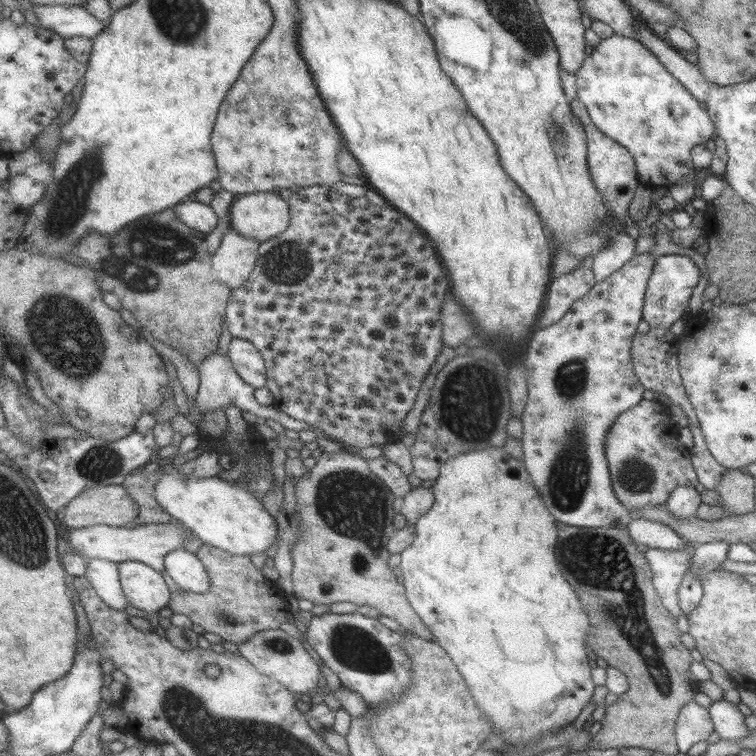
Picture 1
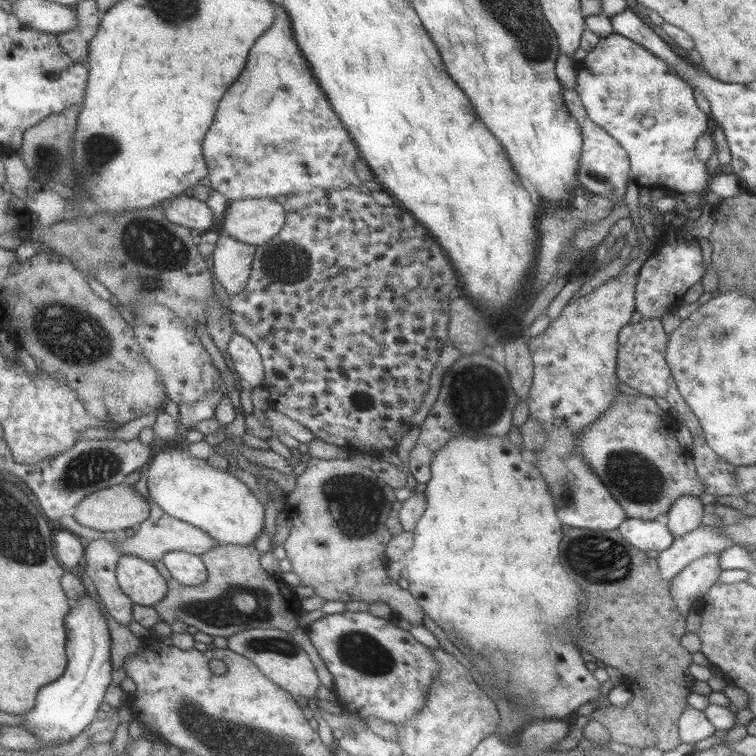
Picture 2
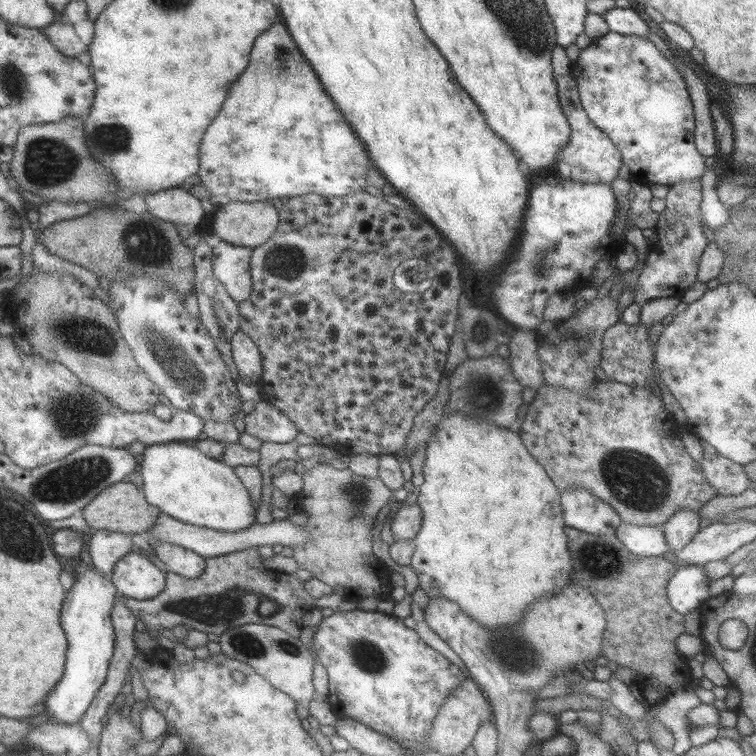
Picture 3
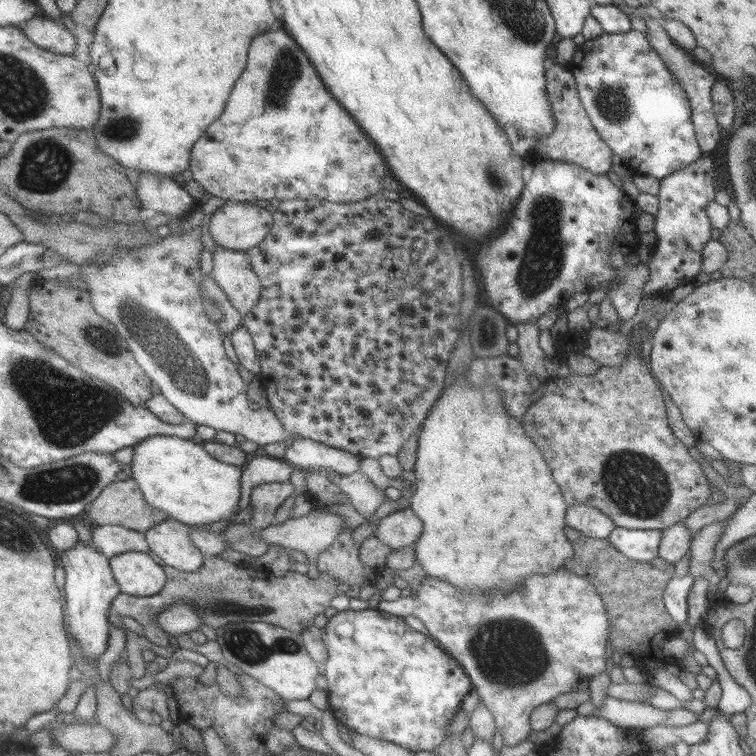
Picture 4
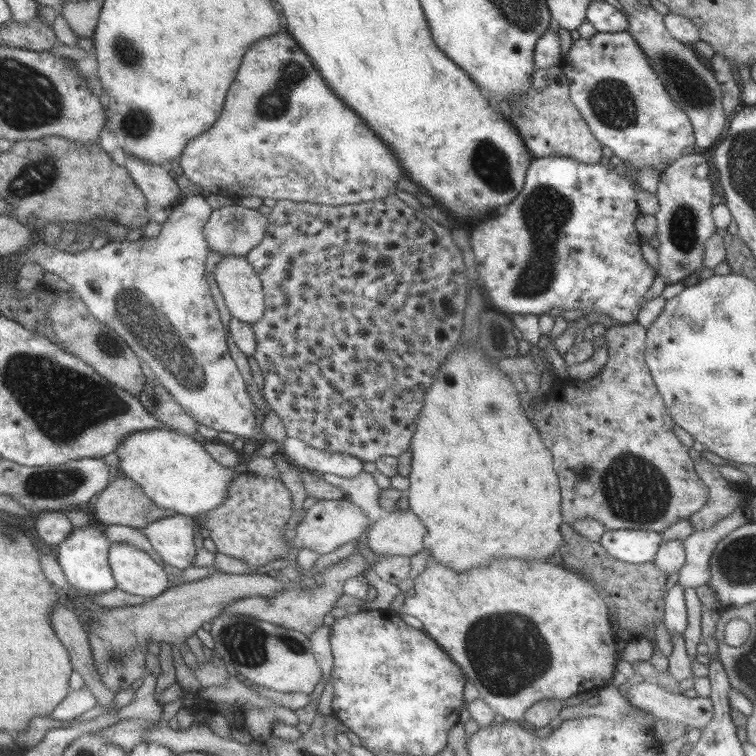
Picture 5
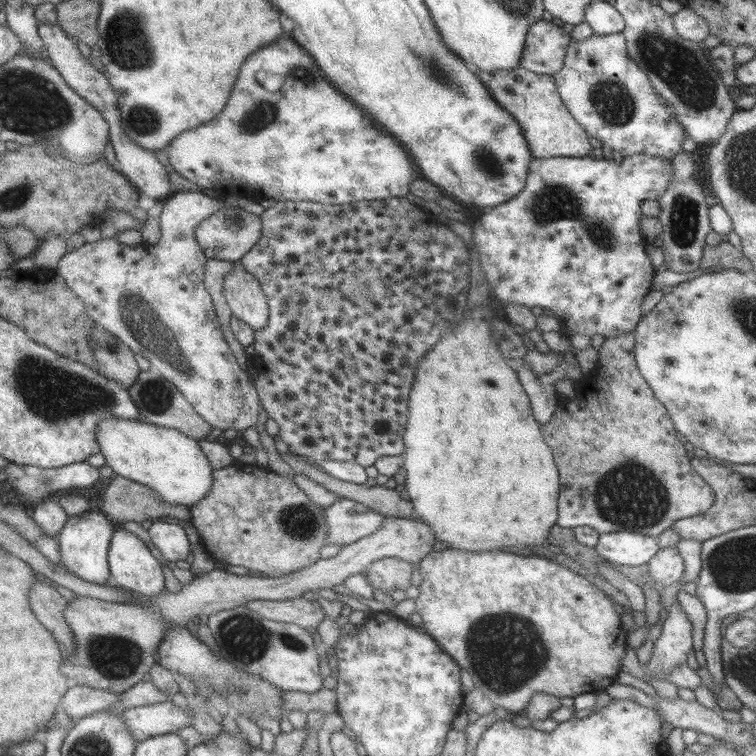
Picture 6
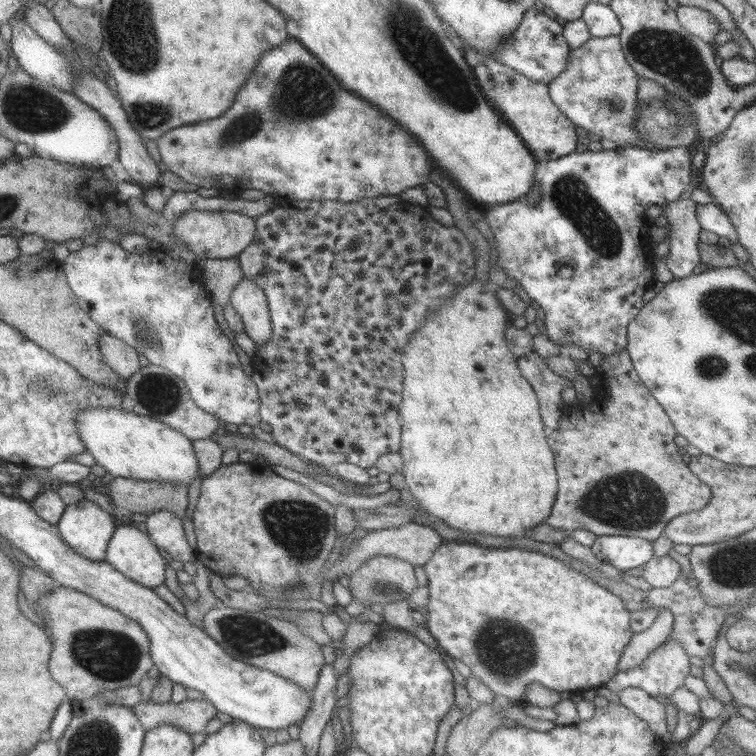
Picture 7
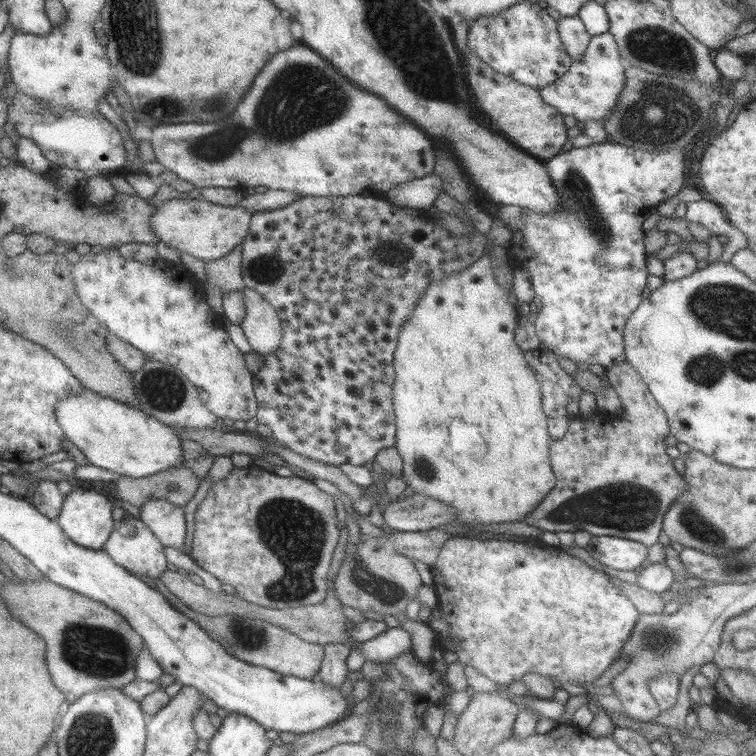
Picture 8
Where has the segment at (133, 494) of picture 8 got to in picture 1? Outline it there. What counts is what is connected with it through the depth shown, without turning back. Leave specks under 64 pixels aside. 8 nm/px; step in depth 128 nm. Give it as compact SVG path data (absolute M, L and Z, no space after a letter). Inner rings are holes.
M122 485L84 489L63 510L64 524L71 529L94 525L123 527L136 522L140 506L132 500Z

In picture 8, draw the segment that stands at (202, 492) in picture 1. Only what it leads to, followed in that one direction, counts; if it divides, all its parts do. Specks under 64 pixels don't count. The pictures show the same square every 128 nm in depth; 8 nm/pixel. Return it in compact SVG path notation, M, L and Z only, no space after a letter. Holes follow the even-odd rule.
M86 389L84 392L84 395L69 397L58 402L54 416L58 425L62 427L64 436L84 453L90 464L116 472L120 476L142 478L168 470L168 468L174 468L178 464L188 463L182 455L183 438L178 436L172 427L150 416L144 407L132 407L112 398L102 397L92 390Z

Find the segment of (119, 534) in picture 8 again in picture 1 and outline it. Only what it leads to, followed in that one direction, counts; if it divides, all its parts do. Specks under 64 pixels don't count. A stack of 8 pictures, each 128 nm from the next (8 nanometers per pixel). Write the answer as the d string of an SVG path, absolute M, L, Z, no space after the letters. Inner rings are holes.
M138 561L119 562L119 579L128 603L146 612L147 620L159 625L160 610L169 606L171 597L162 573Z

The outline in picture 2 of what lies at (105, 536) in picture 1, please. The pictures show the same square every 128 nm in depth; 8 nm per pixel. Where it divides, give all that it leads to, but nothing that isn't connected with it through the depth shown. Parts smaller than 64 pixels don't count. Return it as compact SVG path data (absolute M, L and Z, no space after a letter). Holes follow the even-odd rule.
M154 501L152 502L152 514L140 526L135 528L135 531L133 536L126 536L124 543L116 544L112 542L112 544L116 546L116 550L120 554L132 554L132 556L143 558L152 564L162 561L164 554L172 552L172 550L186 551L203 557L206 551L210 551L212 547L217 545L216 540L210 534L206 534L204 530L200 530L200 528L196 528L188 522L166 514L154 504Z

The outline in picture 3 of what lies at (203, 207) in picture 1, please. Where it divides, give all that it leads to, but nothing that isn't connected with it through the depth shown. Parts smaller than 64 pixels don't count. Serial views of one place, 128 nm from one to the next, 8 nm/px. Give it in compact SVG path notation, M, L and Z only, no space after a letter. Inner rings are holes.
M175 187L169 190L160 190L159 192L147 193L143 197L145 198L147 211L156 216L156 218L172 222L179 227L187 225L191 228L206 222L207 210L204 210L200 200L194 198L192 194L182 188Z

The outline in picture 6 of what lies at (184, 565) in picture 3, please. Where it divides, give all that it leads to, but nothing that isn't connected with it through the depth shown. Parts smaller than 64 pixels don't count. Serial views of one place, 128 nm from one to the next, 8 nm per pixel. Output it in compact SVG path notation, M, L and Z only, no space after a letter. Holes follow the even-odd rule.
M155 519L147 531L156 548L171 564L188 558L192 544L188 541L186 530L182 524Z

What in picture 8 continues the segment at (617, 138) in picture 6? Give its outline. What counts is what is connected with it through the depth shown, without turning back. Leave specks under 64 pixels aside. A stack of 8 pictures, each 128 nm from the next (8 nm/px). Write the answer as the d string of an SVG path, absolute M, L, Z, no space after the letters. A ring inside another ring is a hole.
M610 31L598 36L591 36L588 48L580 59L572 60L570 70L556 82L540 88L542 101L558 109L564 116L573 116L577 121L587 123L589 120L603 123L607 120L618 102L618 94L624 90L623 60L618 43Z

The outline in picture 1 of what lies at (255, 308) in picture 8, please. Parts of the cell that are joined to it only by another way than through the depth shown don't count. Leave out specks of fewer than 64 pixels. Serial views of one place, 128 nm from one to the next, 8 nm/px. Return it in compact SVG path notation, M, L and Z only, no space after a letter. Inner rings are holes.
M228 229L209 265L218 280L230 288L240 288L256 267L260 243Z

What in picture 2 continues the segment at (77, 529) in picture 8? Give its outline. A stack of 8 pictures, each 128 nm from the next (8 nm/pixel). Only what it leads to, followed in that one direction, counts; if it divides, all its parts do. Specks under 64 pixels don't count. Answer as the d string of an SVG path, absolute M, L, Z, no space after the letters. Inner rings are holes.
M88 593L72 606L72 611L65 617L68 643L64 675L38 691L36 705L24 715L24 721L20 723L22 729L37 737L44 745L60 745L78 737L97 718L98 708L104 702L113 671L110 659L111 637L107 621L98 607L98 603Z

